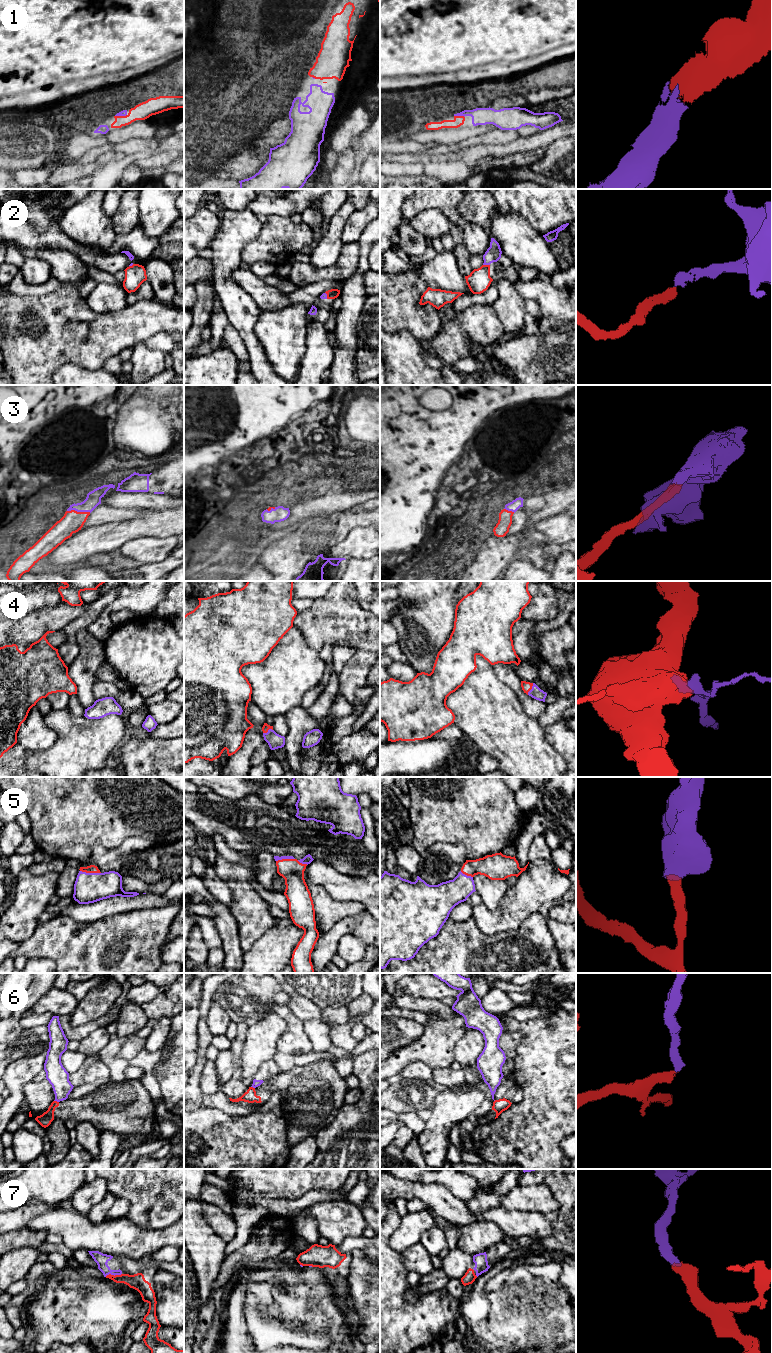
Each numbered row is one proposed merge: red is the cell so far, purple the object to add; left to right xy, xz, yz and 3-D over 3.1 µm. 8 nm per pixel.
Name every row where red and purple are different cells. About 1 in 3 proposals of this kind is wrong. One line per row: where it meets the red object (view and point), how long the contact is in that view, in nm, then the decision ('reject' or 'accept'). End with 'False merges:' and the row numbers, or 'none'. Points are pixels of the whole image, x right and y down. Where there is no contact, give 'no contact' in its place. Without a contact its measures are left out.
1: meets red in yz at (459, 116); contact 90 nm long; accept
2: meets red in yz at (486, 265); contact 60 nm long; accept
3: meets red in xy at (79, 512); contact 190 nm long; accept
4: meets red in yz at (530, 689); contact 110 nm long; accept
5: meets red in xy at (90, 872); contact 170 nm long; accept
6: meets red in xy at (56, 1101); contact 40 nm long; reject
7: meets red in xy at (113, 1275); contact 140 nm long; accept
False merges: 6

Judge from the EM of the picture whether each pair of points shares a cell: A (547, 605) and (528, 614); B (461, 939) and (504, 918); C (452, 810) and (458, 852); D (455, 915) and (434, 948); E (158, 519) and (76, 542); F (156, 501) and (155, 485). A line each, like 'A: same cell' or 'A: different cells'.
A: same cell
B: different cells
C: different cells
D: different cells
E: same cell
F: different cells

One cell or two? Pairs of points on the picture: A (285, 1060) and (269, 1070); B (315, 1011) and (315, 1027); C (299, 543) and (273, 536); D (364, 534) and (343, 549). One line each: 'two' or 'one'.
A: two
B: two
C: two
D: one

